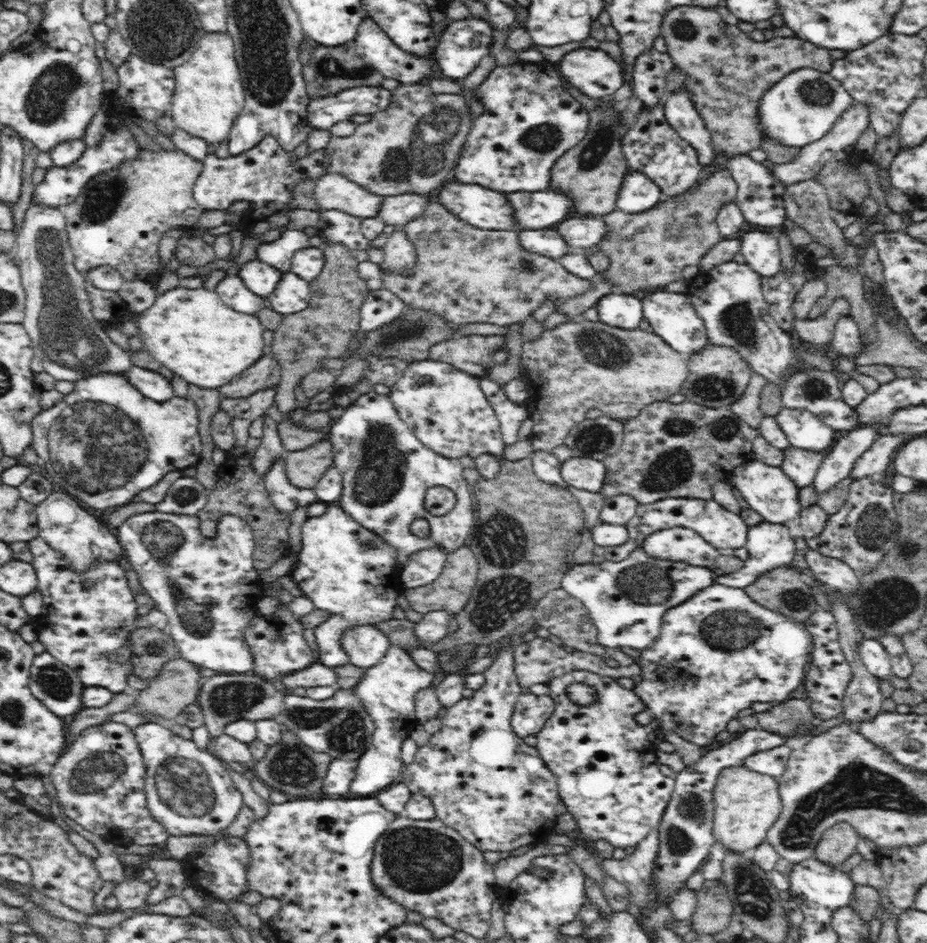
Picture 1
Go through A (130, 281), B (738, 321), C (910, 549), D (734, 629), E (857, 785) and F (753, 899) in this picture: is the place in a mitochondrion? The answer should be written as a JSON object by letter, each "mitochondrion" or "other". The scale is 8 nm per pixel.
{"A":"other","B":"mitochondrion","C":"mitochondrion","D":"mitochondrion","E":"mitochondrion","F":"mitochondrion"}

